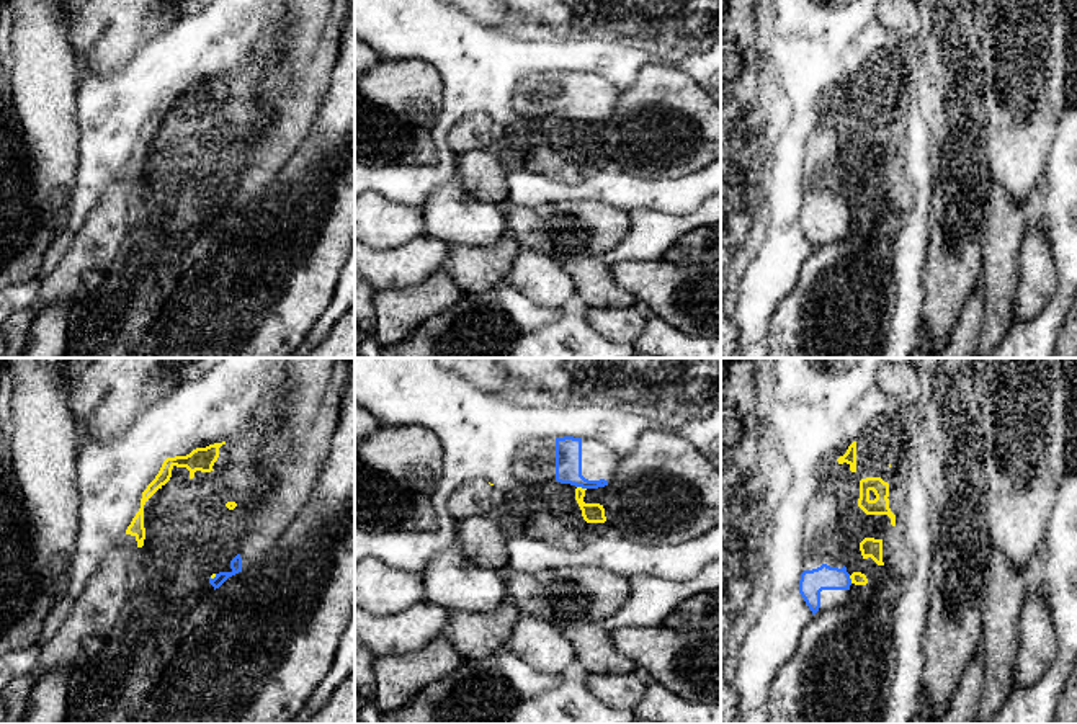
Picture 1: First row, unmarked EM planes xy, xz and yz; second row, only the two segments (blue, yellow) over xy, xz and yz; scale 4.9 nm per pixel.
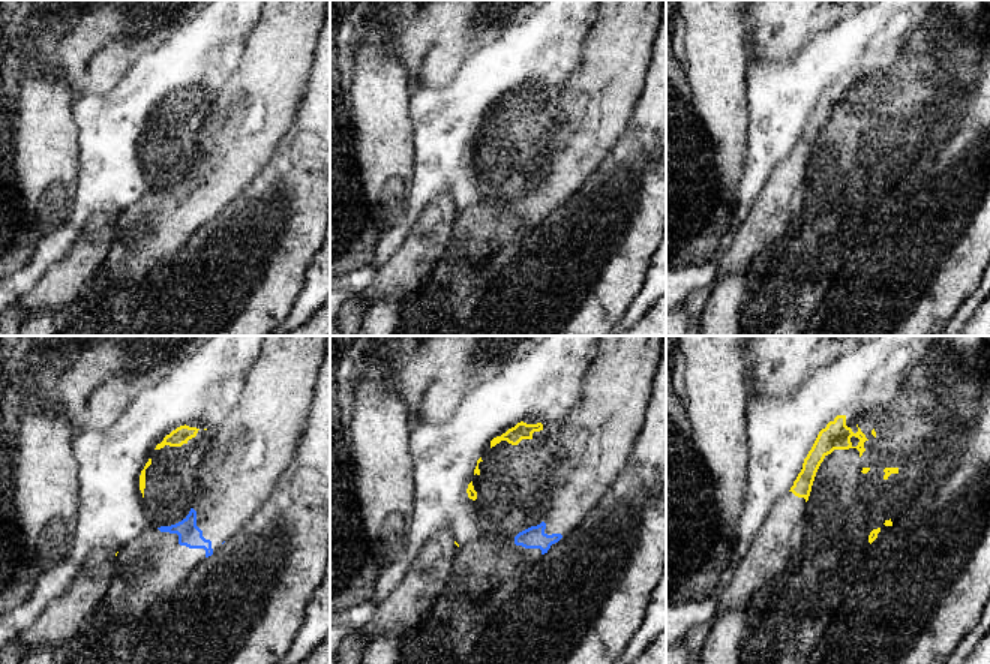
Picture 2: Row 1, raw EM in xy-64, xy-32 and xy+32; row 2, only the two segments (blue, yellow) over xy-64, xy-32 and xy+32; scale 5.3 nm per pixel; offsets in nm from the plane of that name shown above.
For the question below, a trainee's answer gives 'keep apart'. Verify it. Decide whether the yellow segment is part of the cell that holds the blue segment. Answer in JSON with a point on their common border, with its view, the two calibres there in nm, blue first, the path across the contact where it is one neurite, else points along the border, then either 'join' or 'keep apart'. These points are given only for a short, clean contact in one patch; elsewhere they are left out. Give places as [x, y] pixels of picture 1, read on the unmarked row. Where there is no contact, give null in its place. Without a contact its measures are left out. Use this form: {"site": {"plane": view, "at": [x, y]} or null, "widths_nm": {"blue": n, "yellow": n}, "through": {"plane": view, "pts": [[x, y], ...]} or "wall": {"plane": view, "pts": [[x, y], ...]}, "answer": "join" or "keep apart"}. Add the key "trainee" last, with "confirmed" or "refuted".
{"site": {"plane": "xz", "at": [582, 121]}, "widths_nm": {"blue": 130, "yellow": 100}, "wall": {"plane": "xz", "pts": [[577, 120], [585, 123]]}, "answer": "keep apart", "trainee": "confirmed"}

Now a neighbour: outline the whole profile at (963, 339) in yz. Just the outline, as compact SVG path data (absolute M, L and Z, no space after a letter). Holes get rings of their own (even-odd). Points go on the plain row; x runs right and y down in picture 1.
M982 288L972 291L966 304L961 309L961 314L956 320L956 325L951 332L948 346L940 353L938 358L972 358L976 350L976 342L981 333L982 324Z

